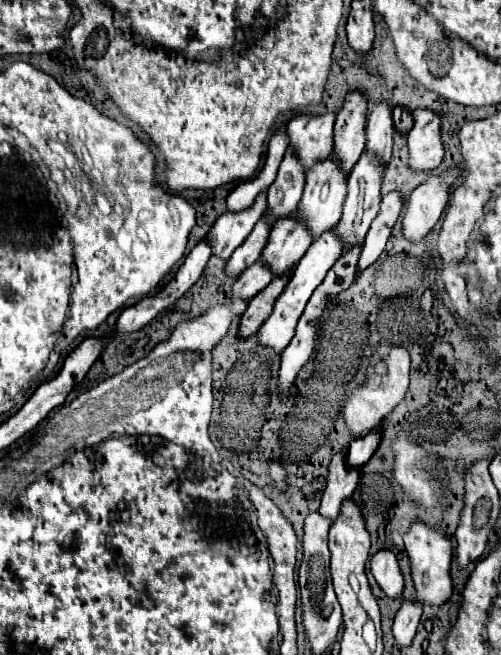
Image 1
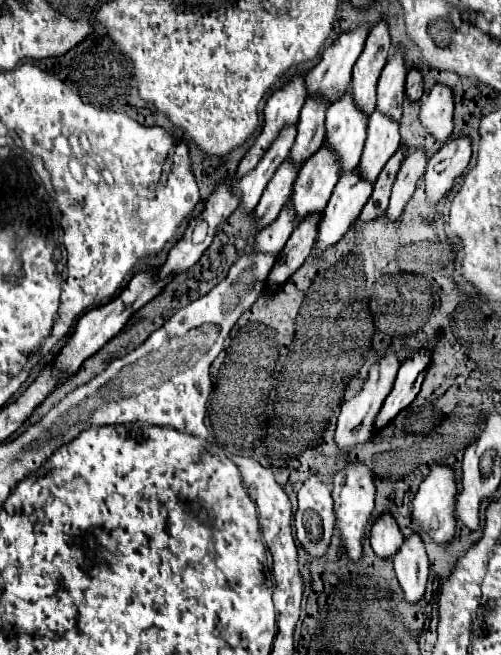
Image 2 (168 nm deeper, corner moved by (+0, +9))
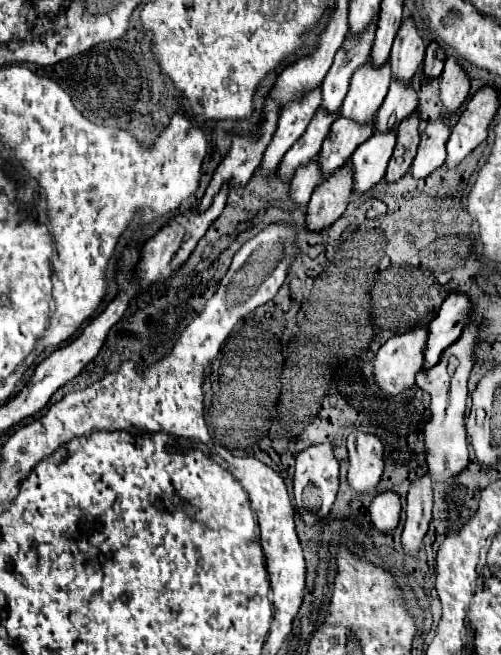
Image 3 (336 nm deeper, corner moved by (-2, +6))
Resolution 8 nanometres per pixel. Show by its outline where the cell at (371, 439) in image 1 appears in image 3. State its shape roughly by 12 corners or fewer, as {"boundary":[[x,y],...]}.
{"boundary":[[451,293],[429,325],[425,367],[459,339],[473,303]]}

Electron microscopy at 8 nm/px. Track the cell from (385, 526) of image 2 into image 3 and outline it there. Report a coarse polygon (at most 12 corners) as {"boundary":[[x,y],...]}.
{"boundary":[[393,491],[375,495],[371,521],[379,533],[399,525],[401,501]]}

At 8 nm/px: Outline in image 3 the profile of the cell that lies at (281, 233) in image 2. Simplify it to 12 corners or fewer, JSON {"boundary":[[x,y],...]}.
{"boundary":[[315,157],[299,165],[291,197],[303,207],[319,185]]}

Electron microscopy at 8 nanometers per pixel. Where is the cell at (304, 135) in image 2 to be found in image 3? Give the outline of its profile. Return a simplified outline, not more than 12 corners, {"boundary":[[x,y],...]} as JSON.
{"boundary":[[377,19],[367,35],[343,51],[321,83],[323,103],[329,113],[339,111],[351,75],[369,61]]}

